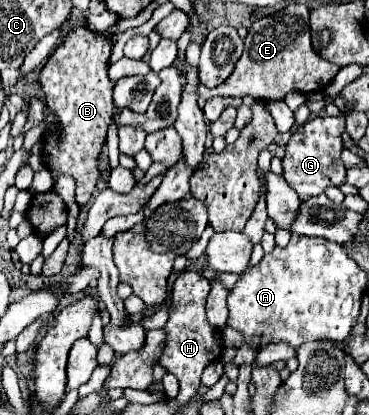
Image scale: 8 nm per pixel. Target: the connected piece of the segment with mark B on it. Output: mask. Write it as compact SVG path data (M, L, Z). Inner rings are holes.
M72 27L70 33L66 35L64 43L50 55L50 59L46 61L46 65L42 67L40 75L38 75L38 83L42 87L44 93L44 103L48 107L48 111L52 115L56 115L56 123L52 125L52 129L42 137L42 159L46 169L52 173L52 179L56 179L56 175L64 173L76 179L78 187L76 187L76 203L80 207L84 207L98 183L100 171L98 167L98 157L102 151L102 145L106 143L106 131L108 125L114 121L114 117L118 115L118 109L112 101L112 81L108 77L108 59L114 47L114 39L112 39L112 27L108 27L104 33L98 33L96 29L86 27Z

